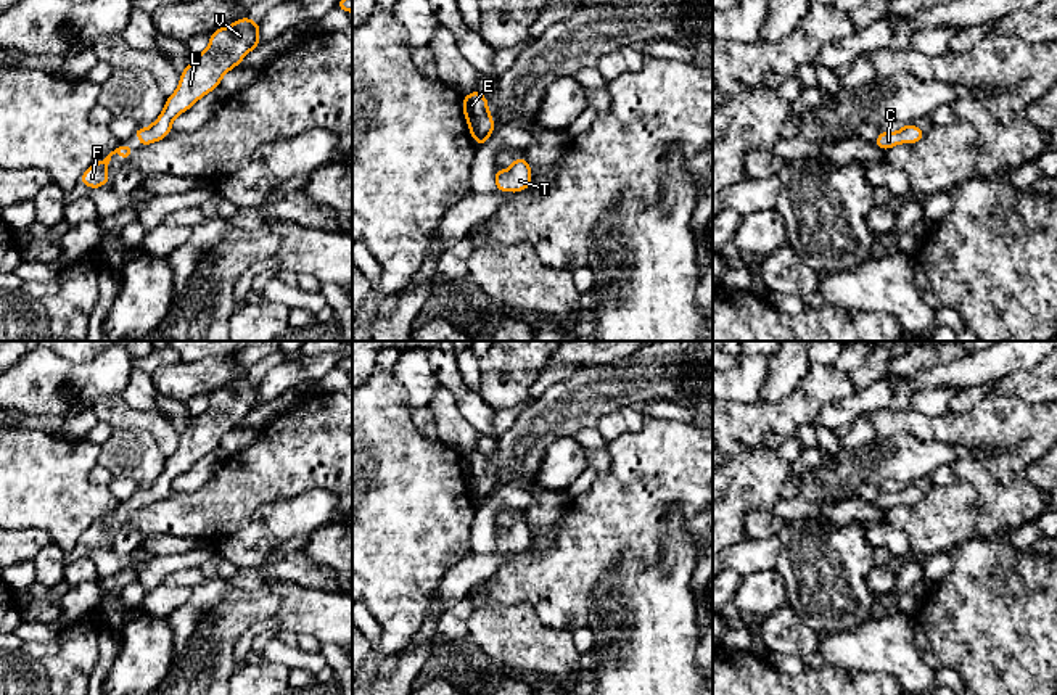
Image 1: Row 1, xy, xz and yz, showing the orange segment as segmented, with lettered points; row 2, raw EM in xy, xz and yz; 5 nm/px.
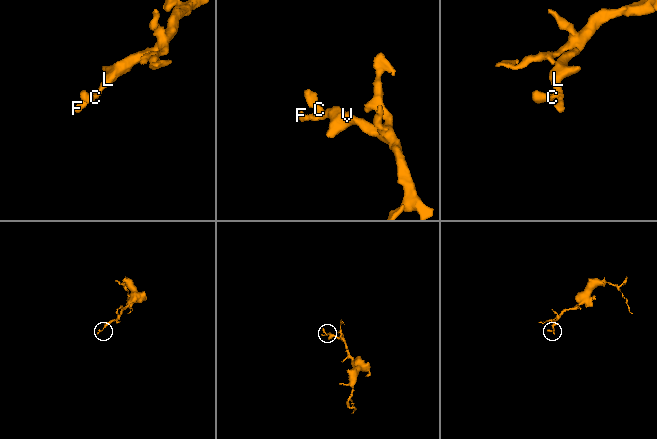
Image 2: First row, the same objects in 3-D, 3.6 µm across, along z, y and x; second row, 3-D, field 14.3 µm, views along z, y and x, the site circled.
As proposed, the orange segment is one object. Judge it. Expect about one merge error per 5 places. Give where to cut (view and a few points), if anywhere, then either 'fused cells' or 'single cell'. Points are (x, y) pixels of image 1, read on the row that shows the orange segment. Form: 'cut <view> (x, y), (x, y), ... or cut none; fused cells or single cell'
cut none; single cell

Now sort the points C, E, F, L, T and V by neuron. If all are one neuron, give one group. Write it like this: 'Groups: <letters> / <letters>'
Groups: C E F L T V

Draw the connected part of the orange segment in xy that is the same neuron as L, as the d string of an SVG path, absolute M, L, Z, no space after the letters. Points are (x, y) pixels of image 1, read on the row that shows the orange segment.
M248 16L211 32L209 45L195 56L180 74L177 90L167 97L159 117L148 129L137 127L132 135L140 138L140 146L159 142L172 130L172 121L190 109L199 98L219 88L222 77L240 66L241 60L259 42L259 26Z

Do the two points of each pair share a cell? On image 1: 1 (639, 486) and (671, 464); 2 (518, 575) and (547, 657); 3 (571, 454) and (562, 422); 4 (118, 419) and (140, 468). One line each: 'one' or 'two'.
1: one
2: two
3: two
4: two

